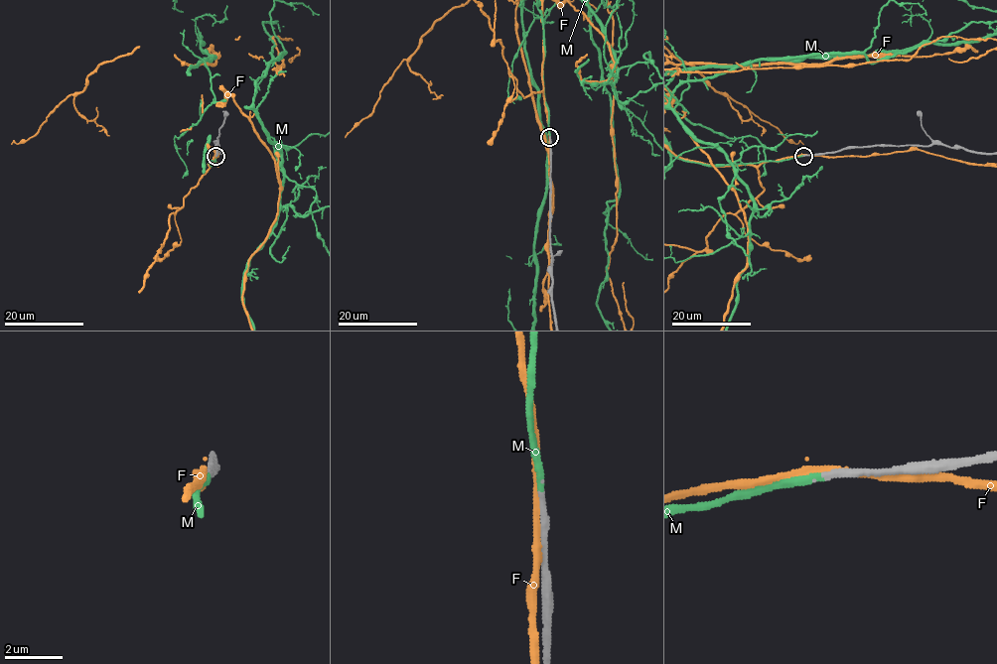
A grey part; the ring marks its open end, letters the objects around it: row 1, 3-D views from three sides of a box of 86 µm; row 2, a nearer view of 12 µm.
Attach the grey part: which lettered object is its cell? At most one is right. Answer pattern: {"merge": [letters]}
{"merge": ["M"]}

